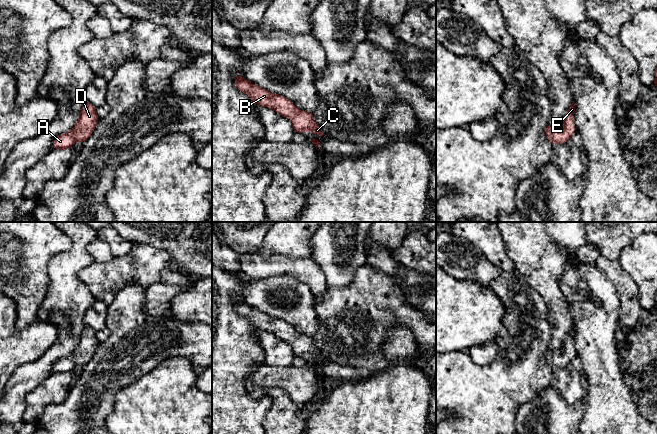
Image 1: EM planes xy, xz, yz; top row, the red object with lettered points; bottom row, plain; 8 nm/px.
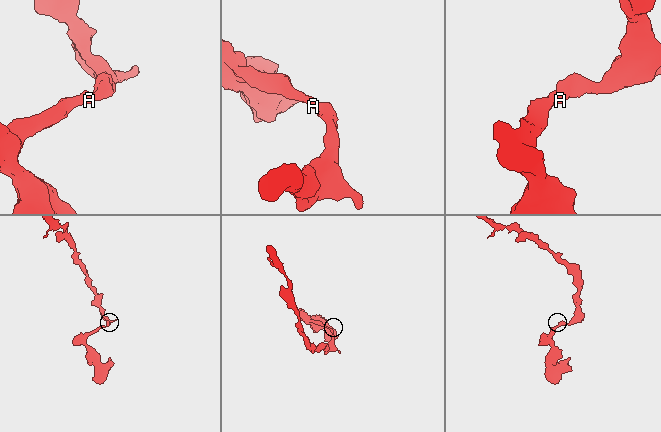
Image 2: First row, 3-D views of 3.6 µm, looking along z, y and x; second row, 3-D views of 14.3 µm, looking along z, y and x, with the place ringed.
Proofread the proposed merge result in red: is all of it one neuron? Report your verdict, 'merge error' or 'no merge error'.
no merge error

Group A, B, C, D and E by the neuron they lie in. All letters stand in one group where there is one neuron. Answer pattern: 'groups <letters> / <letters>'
groups A B C D E

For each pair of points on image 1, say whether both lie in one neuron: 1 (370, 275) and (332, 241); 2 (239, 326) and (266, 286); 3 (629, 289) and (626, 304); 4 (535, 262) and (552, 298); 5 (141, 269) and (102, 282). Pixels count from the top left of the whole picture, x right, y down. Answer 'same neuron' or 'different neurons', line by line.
1: different neurons
2: different neurons
3: same neuron
4: same neuron
5: same neuron

